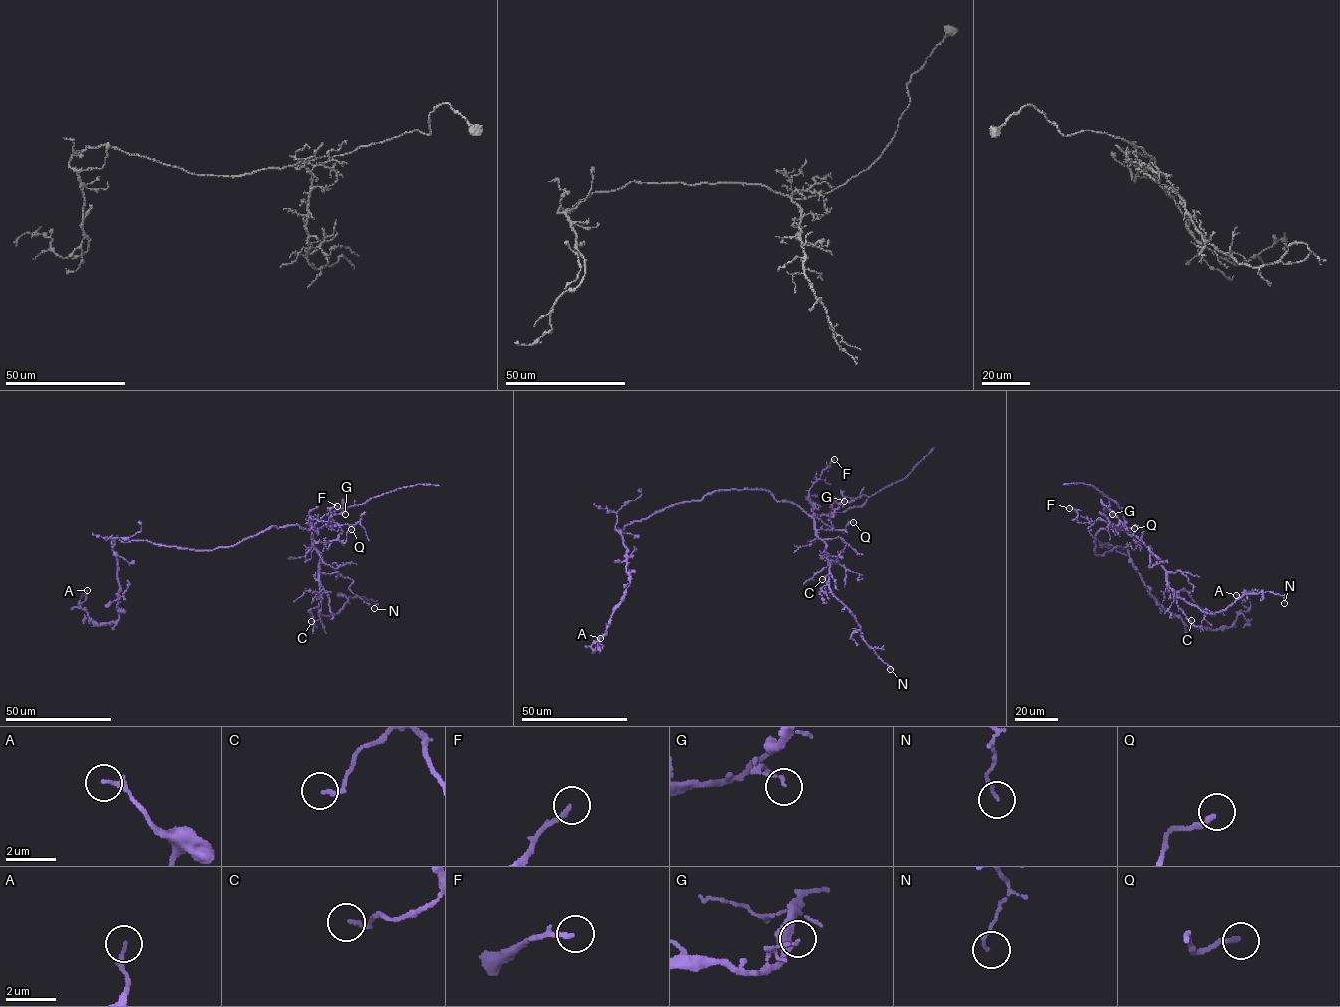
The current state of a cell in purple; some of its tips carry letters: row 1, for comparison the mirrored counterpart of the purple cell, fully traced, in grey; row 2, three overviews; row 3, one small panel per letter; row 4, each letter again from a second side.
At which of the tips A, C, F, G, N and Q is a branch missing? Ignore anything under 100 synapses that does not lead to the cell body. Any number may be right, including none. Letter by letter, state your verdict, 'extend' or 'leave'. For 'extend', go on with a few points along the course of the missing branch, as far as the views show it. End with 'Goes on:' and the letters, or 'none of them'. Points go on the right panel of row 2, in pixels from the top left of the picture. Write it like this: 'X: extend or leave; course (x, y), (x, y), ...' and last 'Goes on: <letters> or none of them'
A: leave
C: leave
F: leave
G: leave
N: leave
Q: leave
Goes on: none of them

